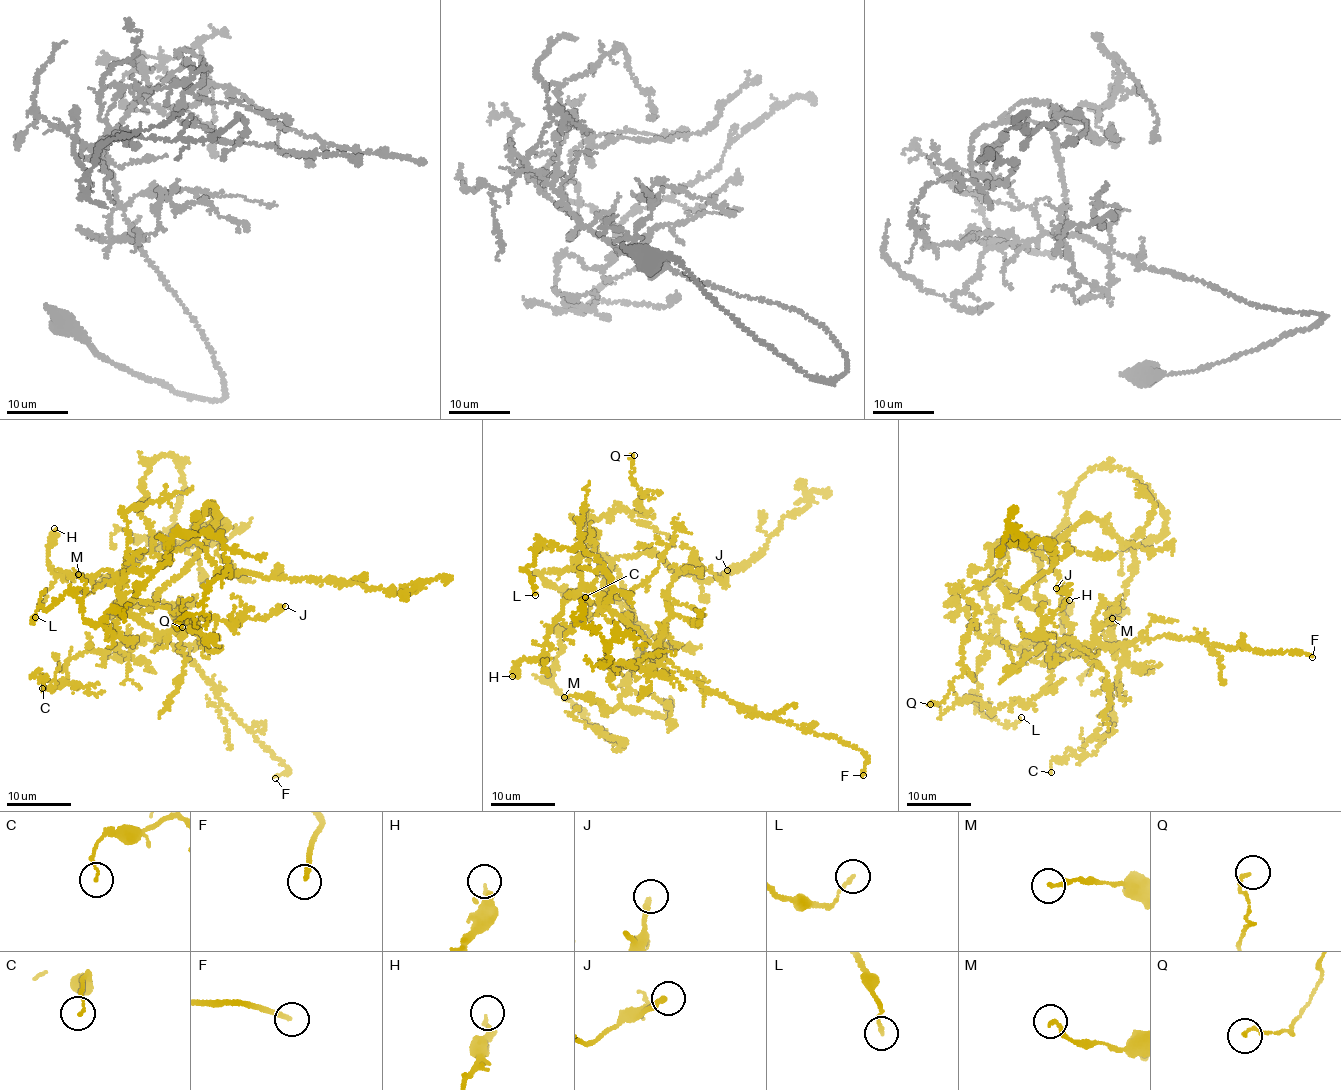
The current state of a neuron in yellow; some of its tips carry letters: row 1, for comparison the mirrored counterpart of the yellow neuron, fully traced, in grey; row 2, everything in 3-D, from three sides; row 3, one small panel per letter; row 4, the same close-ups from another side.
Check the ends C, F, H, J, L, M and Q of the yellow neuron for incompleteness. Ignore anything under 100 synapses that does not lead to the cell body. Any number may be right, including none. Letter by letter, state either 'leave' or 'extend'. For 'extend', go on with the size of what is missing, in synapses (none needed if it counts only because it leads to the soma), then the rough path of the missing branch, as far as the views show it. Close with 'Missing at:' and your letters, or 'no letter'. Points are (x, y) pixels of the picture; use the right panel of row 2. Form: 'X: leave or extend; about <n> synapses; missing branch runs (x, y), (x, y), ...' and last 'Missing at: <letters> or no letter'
C: leave
F: extend; missing branch runs (1312, 657), (1318, 673), (1308, 693), (1254, 744), (1190, 788), (1174, 792), (1137, 783), (1113, 748), (1066, 700)
H: leave
J: leave
L: leave
M: leave
Q: leave
Missing at: F

